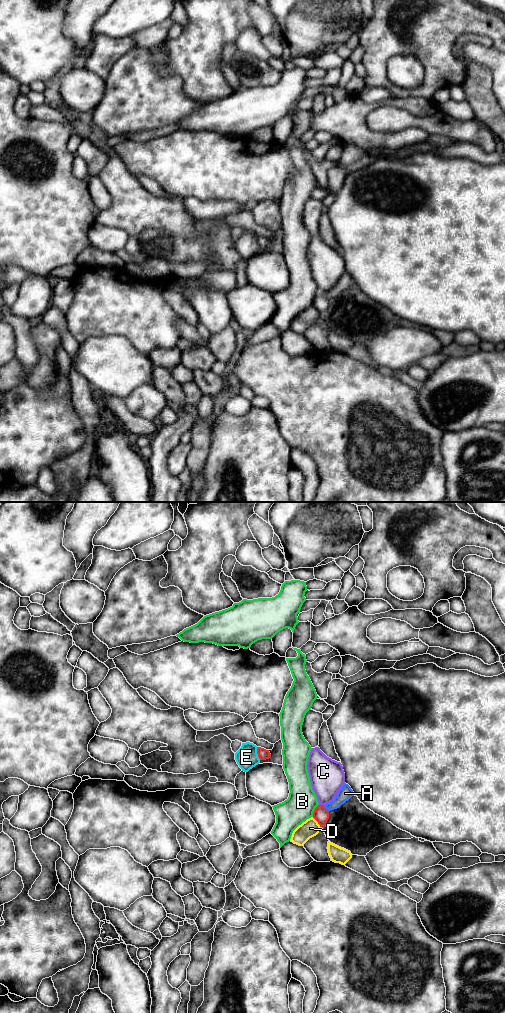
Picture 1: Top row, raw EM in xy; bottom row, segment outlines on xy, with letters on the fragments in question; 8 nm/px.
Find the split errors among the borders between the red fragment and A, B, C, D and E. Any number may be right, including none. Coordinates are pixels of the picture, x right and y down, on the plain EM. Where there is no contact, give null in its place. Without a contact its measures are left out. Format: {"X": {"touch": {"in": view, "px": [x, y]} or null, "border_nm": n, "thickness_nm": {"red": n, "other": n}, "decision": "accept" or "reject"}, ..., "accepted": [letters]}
{"A": {"touch": {"in": "xy", "px": [325, 296]}, "border_nm": 70, "thickness_nm": {"red": 120, "other": 110}, "decision": "reject"}, "B": {"touch": {"in": "xy", "px": [314, 298]}, "border_nm": 120, "thickness_nm": {"red": 120, "other": 240}, "decision": "reject"}, "C": {"touch": {"in": "xy", "px": [321, 293]}, "border_nm": 40, "thickness_nm": {"red": 120, "other": 280}, "decision": "reject"}, "D": {"touch": {"in": "xy", "px": [317, 309]}, "border_nm": 110, "thickness_nm": {"red": 120, "other": 140}, "decision": "reject"}, "E": {"touch": {"in": "xy", "px": [257, 241]}, "border_nm": 110, "thickness_nm": {"red": 90, "other": 180}, "decision": "reject"}, "accepted": []}

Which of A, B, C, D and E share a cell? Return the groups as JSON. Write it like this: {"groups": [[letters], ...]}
{"groups": [["A"], ["B"], ["C"], ["D"], ["E"]]}

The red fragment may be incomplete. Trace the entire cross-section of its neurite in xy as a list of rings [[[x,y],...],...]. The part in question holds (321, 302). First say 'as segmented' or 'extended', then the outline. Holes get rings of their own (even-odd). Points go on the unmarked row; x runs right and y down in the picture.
as segmented; [[[318,293],[313,300],[313,306],[318,310],[320,315],[323,316],[329,307],[329,299],[324,293]]]

